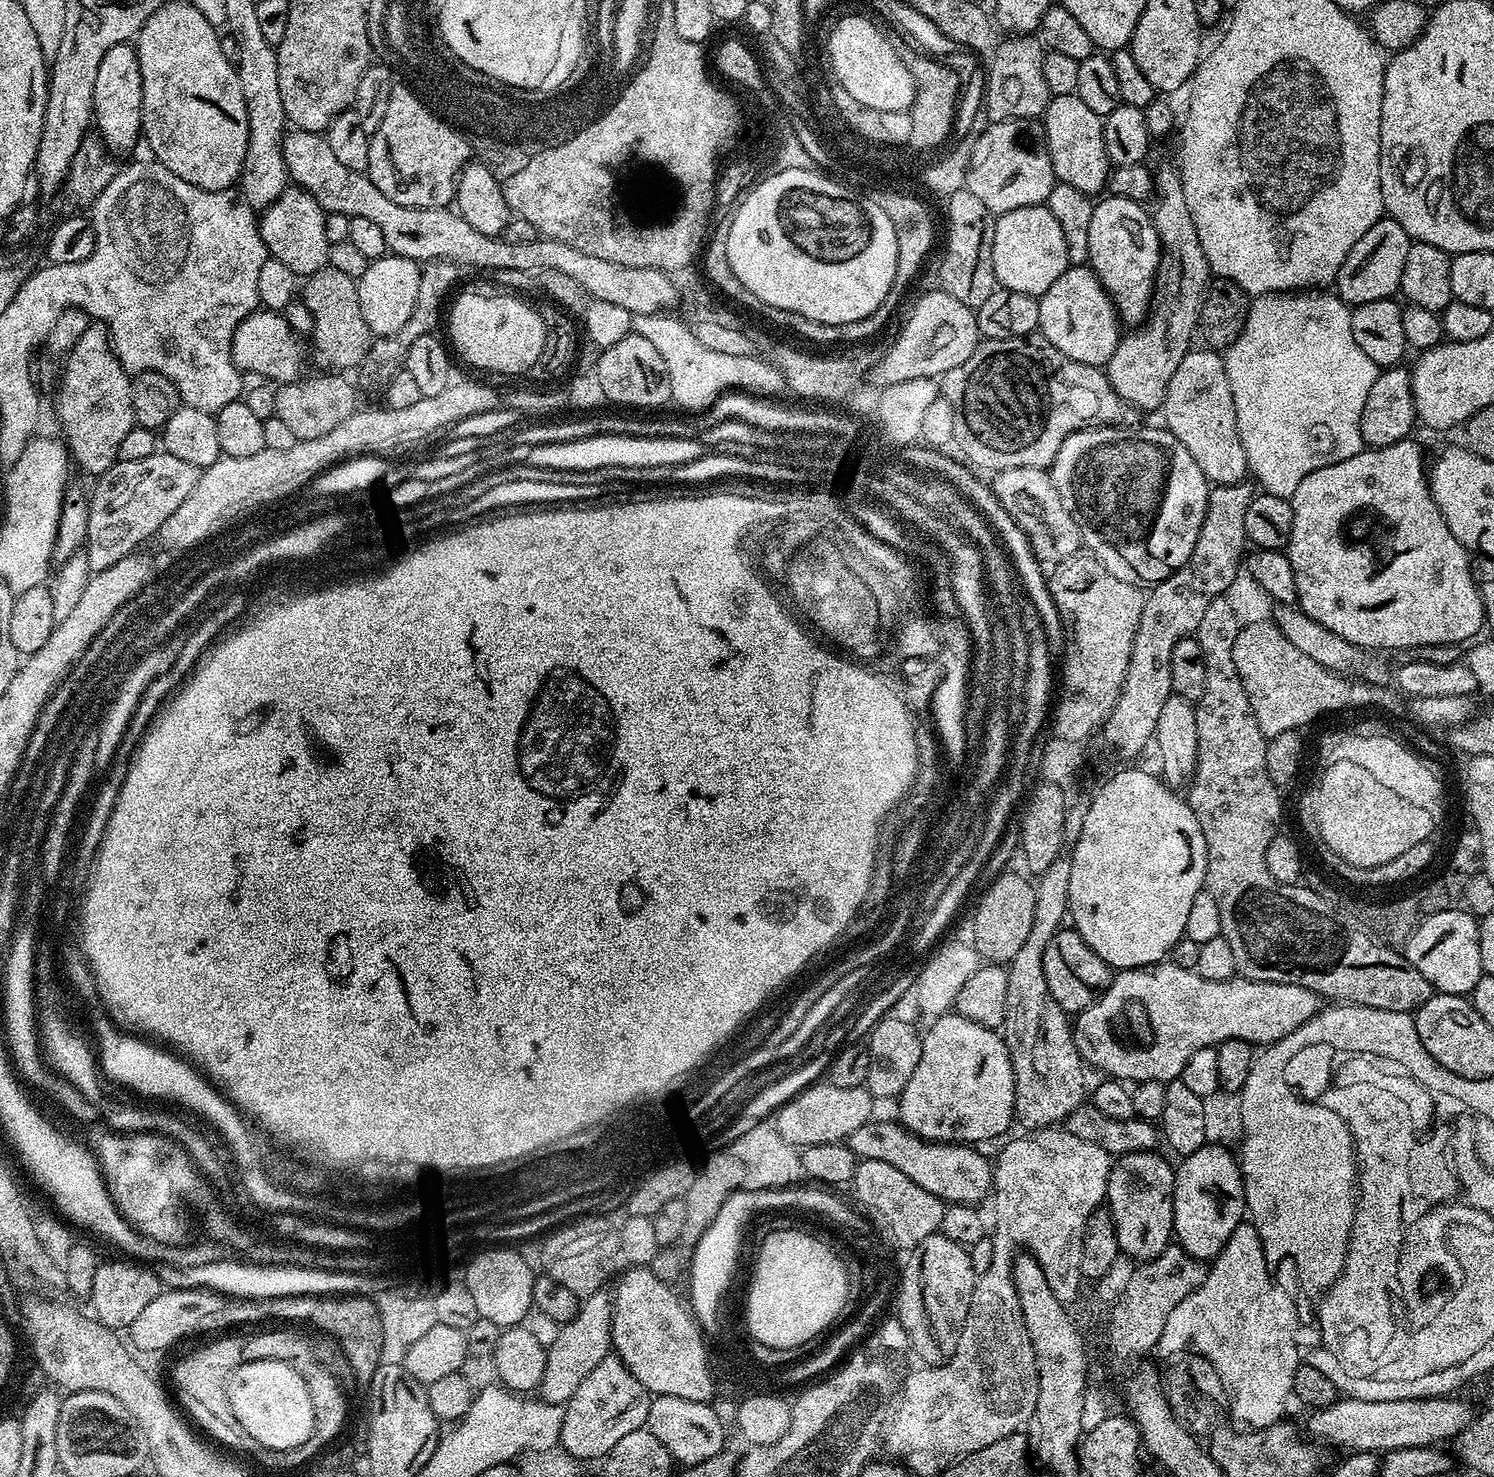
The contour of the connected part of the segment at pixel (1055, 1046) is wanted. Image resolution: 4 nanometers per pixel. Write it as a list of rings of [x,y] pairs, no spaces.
[[[1061,854],[1057,856],[1054,862],[1050,862],[1050,866],[1045,872],[1035,881],[1034,887],[1036,890],[1036,901],[1034,902],[1034,923],[1030,926],[1030,935],[1026,938],[1025,945],[1018,950],[1014,958],[1009,961],[1008,964],[1008,978],[1007,978],[1007,1017],[1004,1019],[1004,1027],[1002,1029],[1002,1035],[1005,1040],[1005,1044],[1008,1048],[1008,1053],[1011,1055],[1012,1069],[1015,1074],[1015,1110],[1013,1112],[1015,1121],[1018,1124],[1022,1124],[1026,1130],[1039,1130],[1045,1127],[1053,1127],[1062,1121],[1067,1119],[1067,1116],[1074,1111],[1075,1108],[1082,1103],[1082,1097],[1080,1096],[1084,1092],[1084,1068],[1085,1065],[1080,1059],[1080,1051],[1076,1049],[1076,1038],[1074,1035],[1073,1025],[1070,1023],[1069,1015],[1064,1012],[1055,1001],[1054,996],[1050,993],[1050,988],[1046,982],[1046,974],[1044,968],[1044,952],[1046,946],[1055,938],[1057,932],[1061,928],[1065,927],[1066,917],[1070,912],[1070,901],[1068,895],[1070,894],[1070,870],[1072,869],[1071,859],[1067,855]]]

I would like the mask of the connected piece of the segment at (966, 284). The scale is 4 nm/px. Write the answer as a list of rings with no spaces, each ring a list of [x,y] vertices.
[[[961,190],[947,197],[948,233],[944,236],[944,253],[940,256],[940,284],[958,302],[970,309],[977,309],[990,298],[998,285],[992,261],[992,228],[990,213],[974,194]]]

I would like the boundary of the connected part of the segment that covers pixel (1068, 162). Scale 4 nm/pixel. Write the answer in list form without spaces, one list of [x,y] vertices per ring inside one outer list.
[[[1074,94],[1070,96],[1052,96],[1044,108],[1042,123],[1044,126],[1044,140],[1056,171],[1057,181],[1061,184],[1078,186],[1078,190],[1089,194],[1097,194],[1096,192],[1100,191],[1100,193],[1103,193],[1110,177],[1110,167],[1108,168],[1110,145],[1104,141],[1106,124],[1102,117],[1094,114],[1094,110],[1090,110],[1090,106],[1086,106],[1086,102],[1082,102],[1082,98],[1078,98]]]

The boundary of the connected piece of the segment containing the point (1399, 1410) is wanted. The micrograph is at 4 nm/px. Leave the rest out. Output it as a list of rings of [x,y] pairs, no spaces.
[[[1428,1396],[1418,1400],[1391,1400],[1390,1402],[1366,1402],[1355,1398],[1340,1398],[1327,1408],[1313,1411],[1308,1420],[1308,1428],[1314,1435],[1322,1440],[1329,1440],[1344,1450],[1355,1450],[1356,1452],[1393,1452],[1399,1448],[1431,1448],[1443,1445],[1443,1440],[1455,1441],[1456,1436],[1462,1430],[1466,1430],[1474,1419],[1466,1405],[1455,1398],[1443,1396]]]

